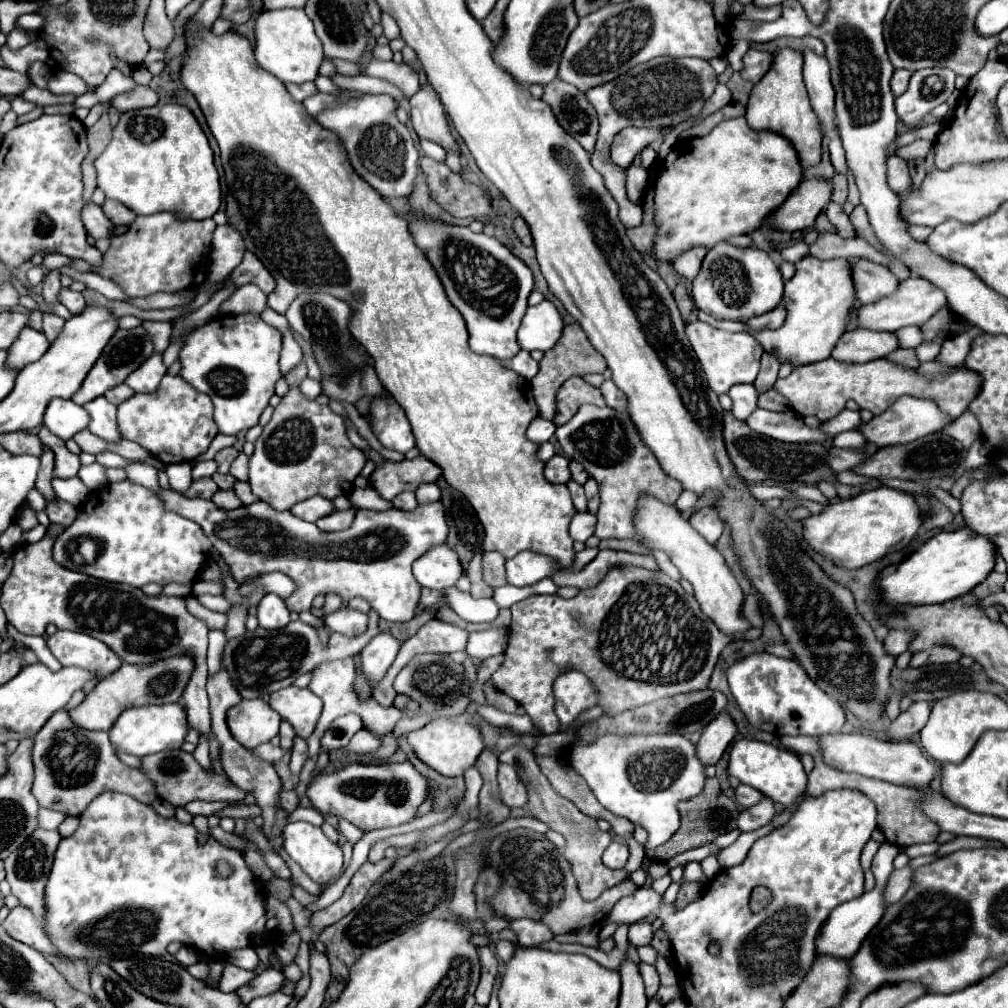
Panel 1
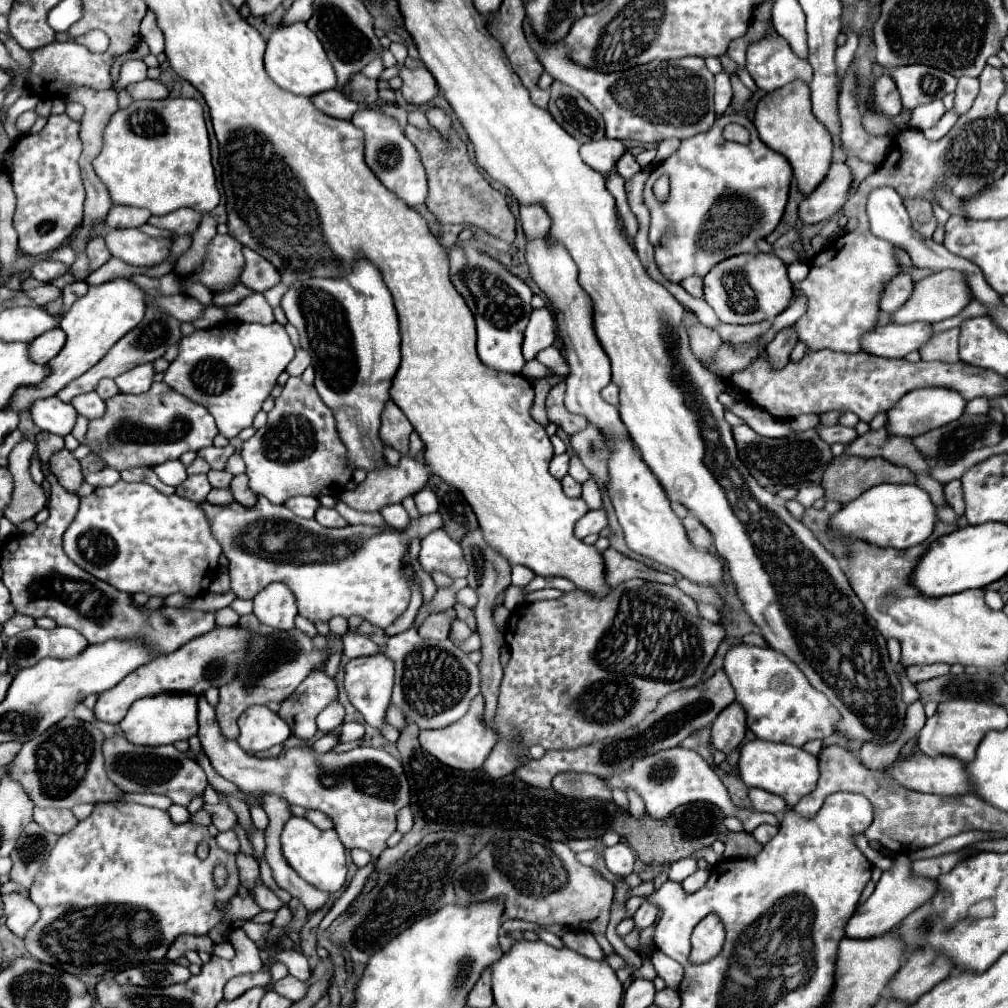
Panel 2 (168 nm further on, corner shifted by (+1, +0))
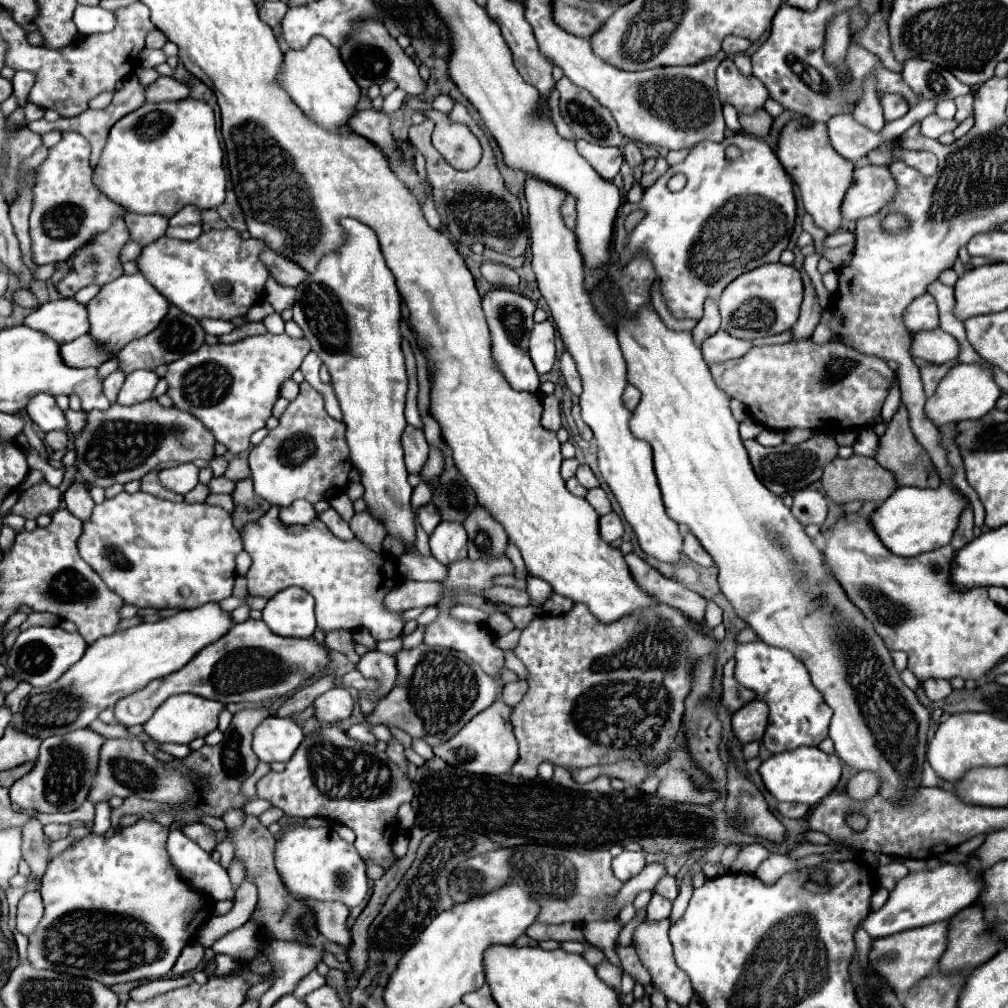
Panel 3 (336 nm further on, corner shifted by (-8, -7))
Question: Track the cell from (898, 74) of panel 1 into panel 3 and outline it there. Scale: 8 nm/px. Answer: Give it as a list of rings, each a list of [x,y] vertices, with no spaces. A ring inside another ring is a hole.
[[[886,94],[886,96],[882,96],[880,104],[882,104],[882,110],[884,110],[884,120],[886,122],[898,120],[898,118],[902,118],[908,112],[906,100],[902,96],[898,96],[898,94]]]

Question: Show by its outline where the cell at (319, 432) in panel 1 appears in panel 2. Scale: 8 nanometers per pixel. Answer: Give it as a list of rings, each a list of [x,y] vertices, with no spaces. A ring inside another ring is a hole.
[[[289,377],[281,395],[275,399],[267,425],[243,443],[241,457],[247,465],[251,491],[275,505],[283,505],[295,495],[339,497],[357,469],[347,457],[333,411],[321,401],[315,387],[305,385],[301,377]]]

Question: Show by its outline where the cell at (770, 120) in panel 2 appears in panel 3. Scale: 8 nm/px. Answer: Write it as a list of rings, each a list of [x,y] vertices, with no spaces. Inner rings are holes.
[[[814,122],[812,126],[796,126],[788,124],[782,130],[782,136],[778,140],[778,158],[784,166],[784,170],[794,178],[806,212],[814,218],[814,224],[822,228],[826,234],[836,234],[842,228],[842,200],[852,184],[852,172],[854,164],[844,162],[840,154],[830,144],[826,124]]]

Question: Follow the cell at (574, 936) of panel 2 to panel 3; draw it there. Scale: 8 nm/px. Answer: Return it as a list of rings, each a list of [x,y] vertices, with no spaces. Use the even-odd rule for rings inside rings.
[[[606,960],[606,962],[602,962],[600,966],[596,966],[596,972],[598,972],[598,976],[600,976],[610,988],[616,988],[618,994],[622,996],[622,990],[620,990],[620,978],[622,978],[622,972],[620,972],[616,966],[612,966],[612,964]]]

